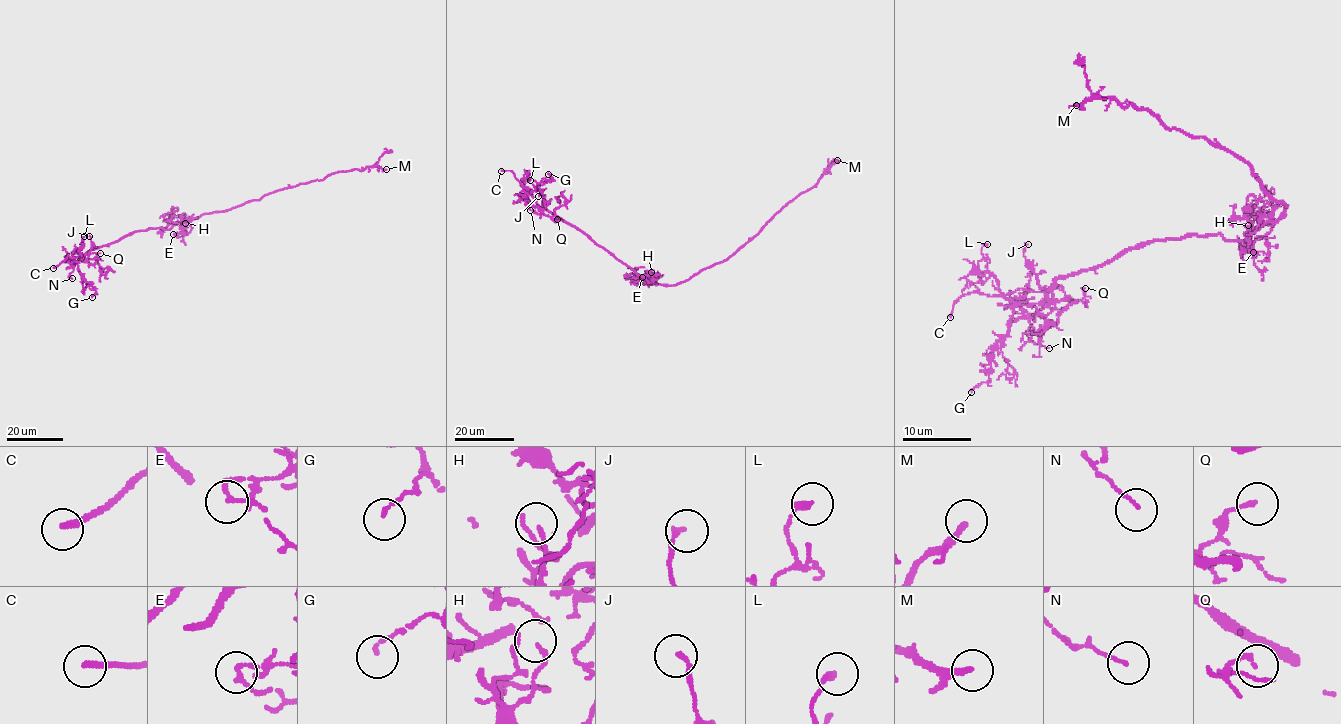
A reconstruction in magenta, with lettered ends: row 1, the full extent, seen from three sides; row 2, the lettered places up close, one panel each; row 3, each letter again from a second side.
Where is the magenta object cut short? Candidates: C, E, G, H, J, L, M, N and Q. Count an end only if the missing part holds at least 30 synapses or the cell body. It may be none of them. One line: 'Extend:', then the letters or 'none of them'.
Extend: C, M

